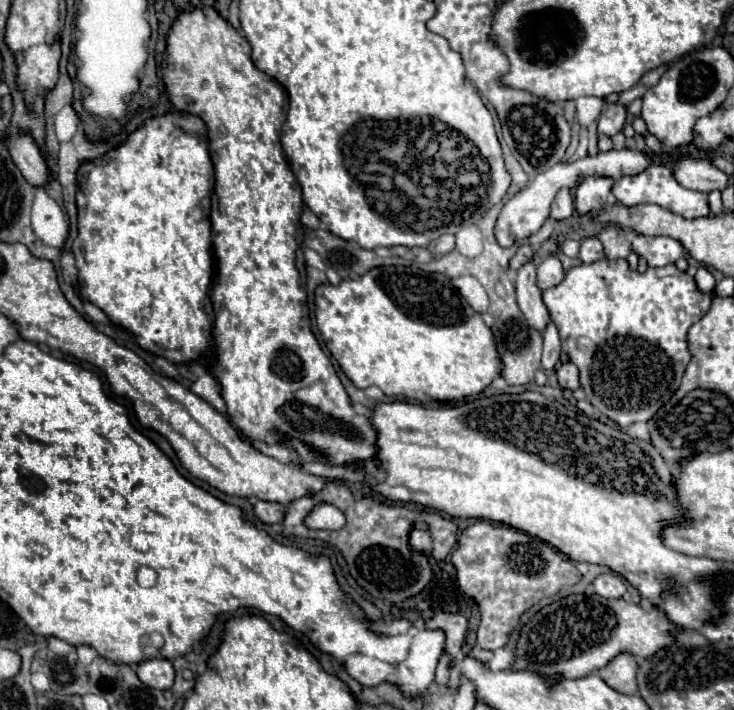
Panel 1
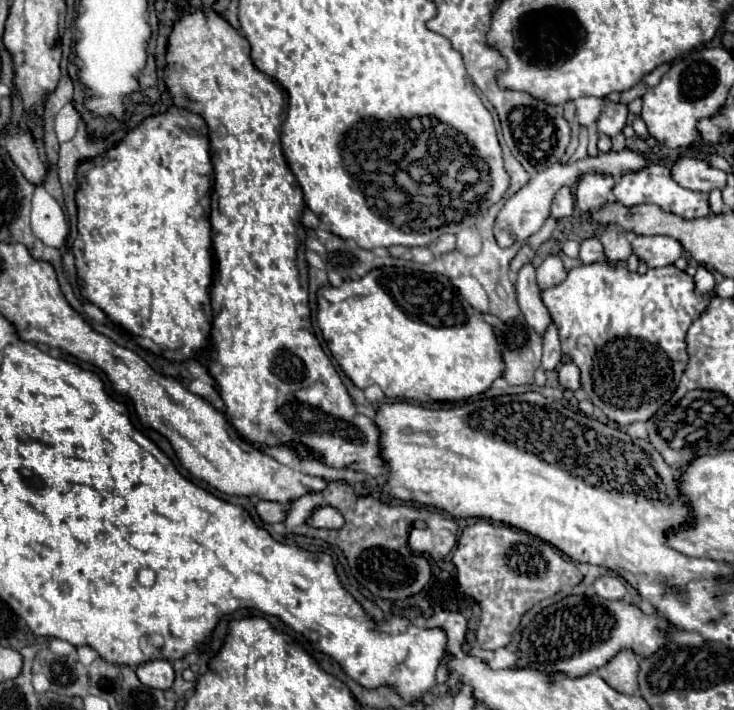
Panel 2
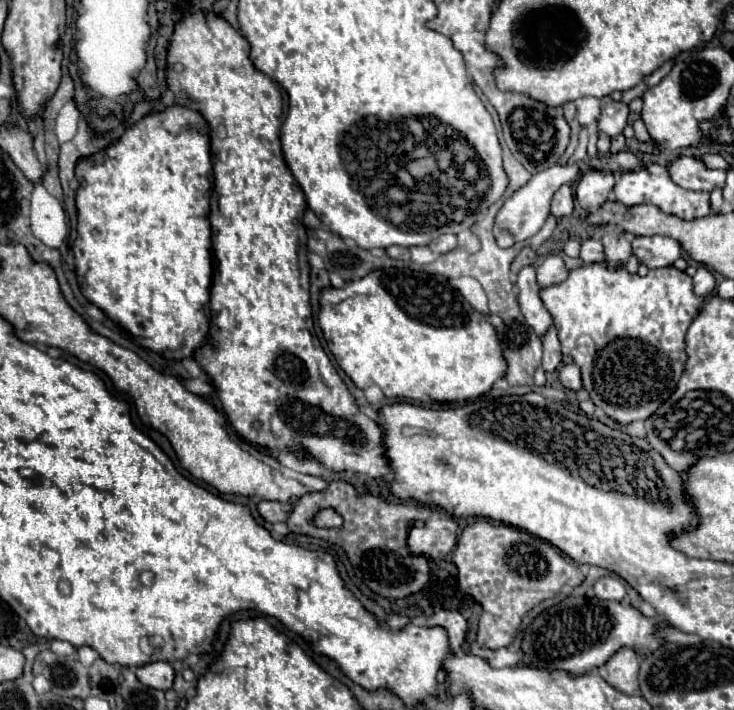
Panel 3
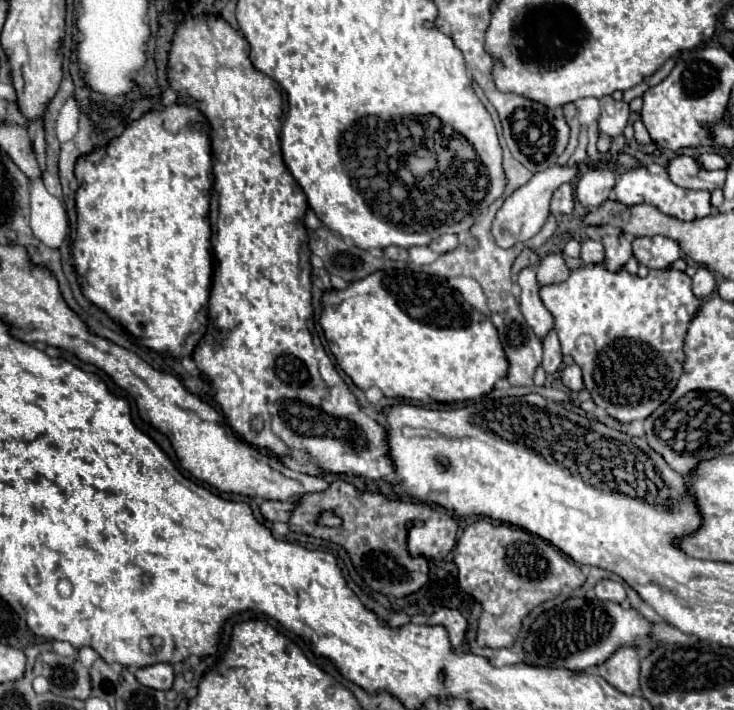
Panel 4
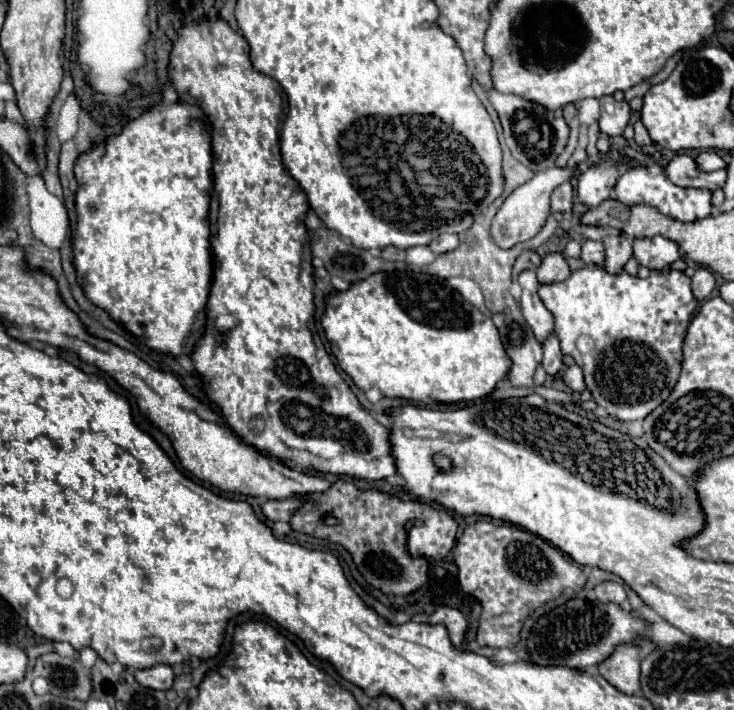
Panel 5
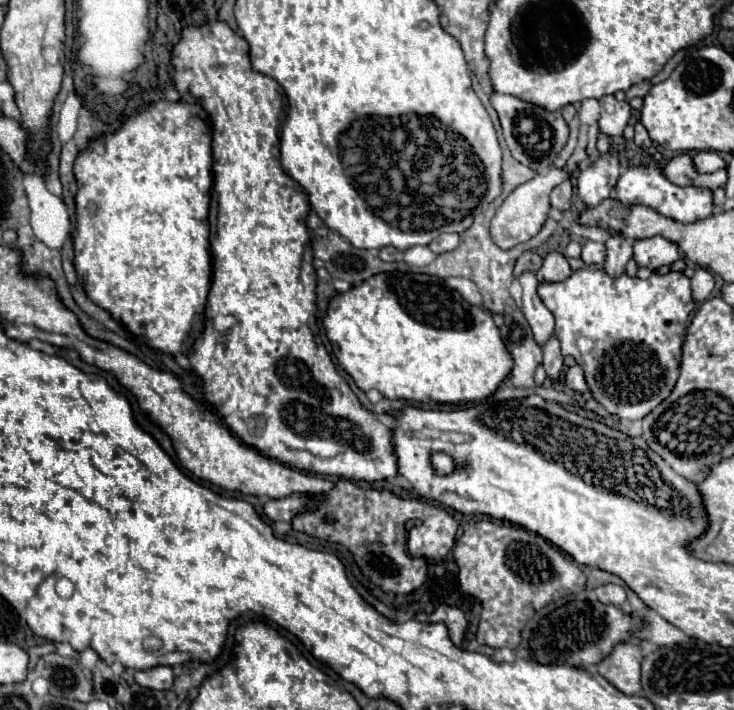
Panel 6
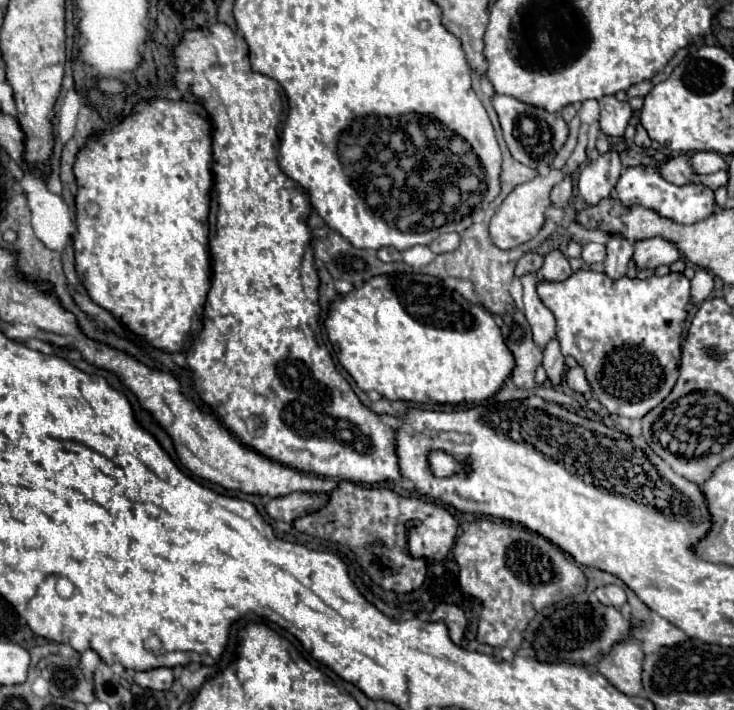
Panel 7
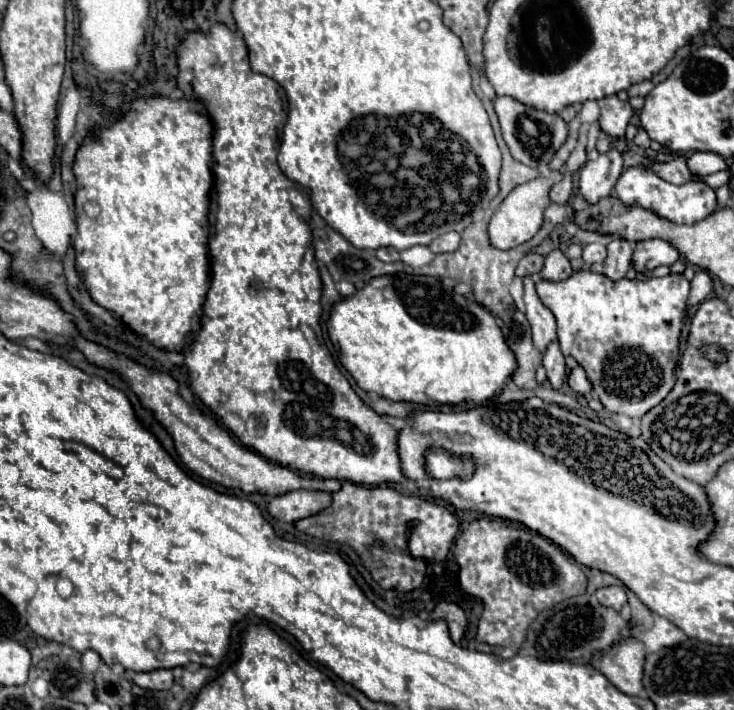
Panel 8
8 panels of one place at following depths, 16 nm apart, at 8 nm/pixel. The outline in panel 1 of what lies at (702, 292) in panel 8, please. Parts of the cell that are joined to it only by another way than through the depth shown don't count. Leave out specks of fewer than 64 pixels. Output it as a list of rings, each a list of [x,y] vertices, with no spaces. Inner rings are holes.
[[[698,268],[698,272],[696,272],[696,286],[702,290],[702,292],[712,292],[714,290],[714,284],[716,284],[716,280],[714,280],[714,276],[706,270],[706,268]]]

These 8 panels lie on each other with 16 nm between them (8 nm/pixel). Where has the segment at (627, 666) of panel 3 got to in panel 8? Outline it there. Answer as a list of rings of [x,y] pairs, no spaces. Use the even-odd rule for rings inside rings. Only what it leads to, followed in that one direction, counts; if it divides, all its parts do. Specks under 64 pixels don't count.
[[[624,638],[616,642],[598,664],[598,670],[624,694],[642,694],[642,666],[644,666],[644,644],[636,638]]]

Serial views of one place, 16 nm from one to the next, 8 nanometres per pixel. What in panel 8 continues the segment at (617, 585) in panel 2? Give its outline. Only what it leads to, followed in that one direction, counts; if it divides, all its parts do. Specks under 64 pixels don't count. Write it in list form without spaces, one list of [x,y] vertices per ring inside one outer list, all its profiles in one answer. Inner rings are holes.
[[[606,586],[606,588],[598,588],[596,590],[596,598],[600,600],[600,604],[622,610],[622,606],[626,604],[626,592],[620,586]]]

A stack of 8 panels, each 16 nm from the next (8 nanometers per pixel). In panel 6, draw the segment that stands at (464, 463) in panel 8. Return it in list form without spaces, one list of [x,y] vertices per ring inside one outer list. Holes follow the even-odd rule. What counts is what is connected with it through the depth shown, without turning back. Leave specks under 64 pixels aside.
[[[434,454],[432,456],[432,464],[434,464],[434,468],[436,468],[438,474],[450,474],[452,468],[454,468],[452,458],[446,456],[446,454]]]

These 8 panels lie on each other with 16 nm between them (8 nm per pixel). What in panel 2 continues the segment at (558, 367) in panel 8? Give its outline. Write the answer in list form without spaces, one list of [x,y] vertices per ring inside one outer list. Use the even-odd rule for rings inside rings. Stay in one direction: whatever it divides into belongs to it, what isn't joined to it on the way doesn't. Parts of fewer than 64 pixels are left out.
[[[550,324],[544,332],[544,354],[542,354],[542,368],[554,370],[560,362],[560,338],[554,324]]]

